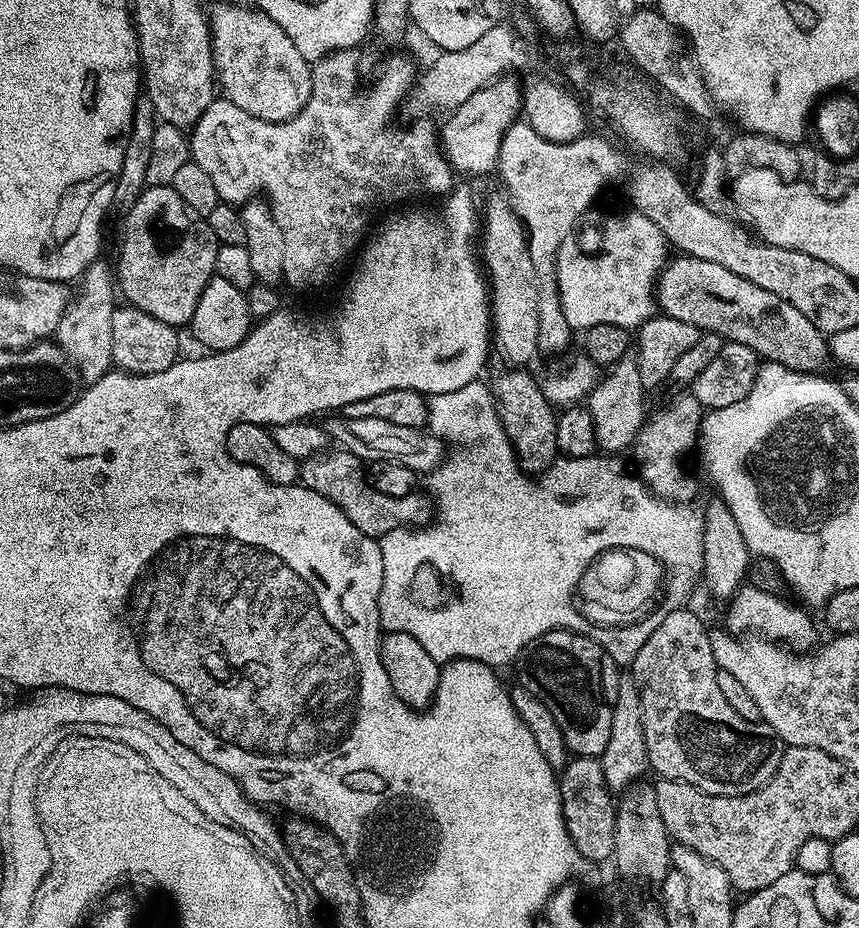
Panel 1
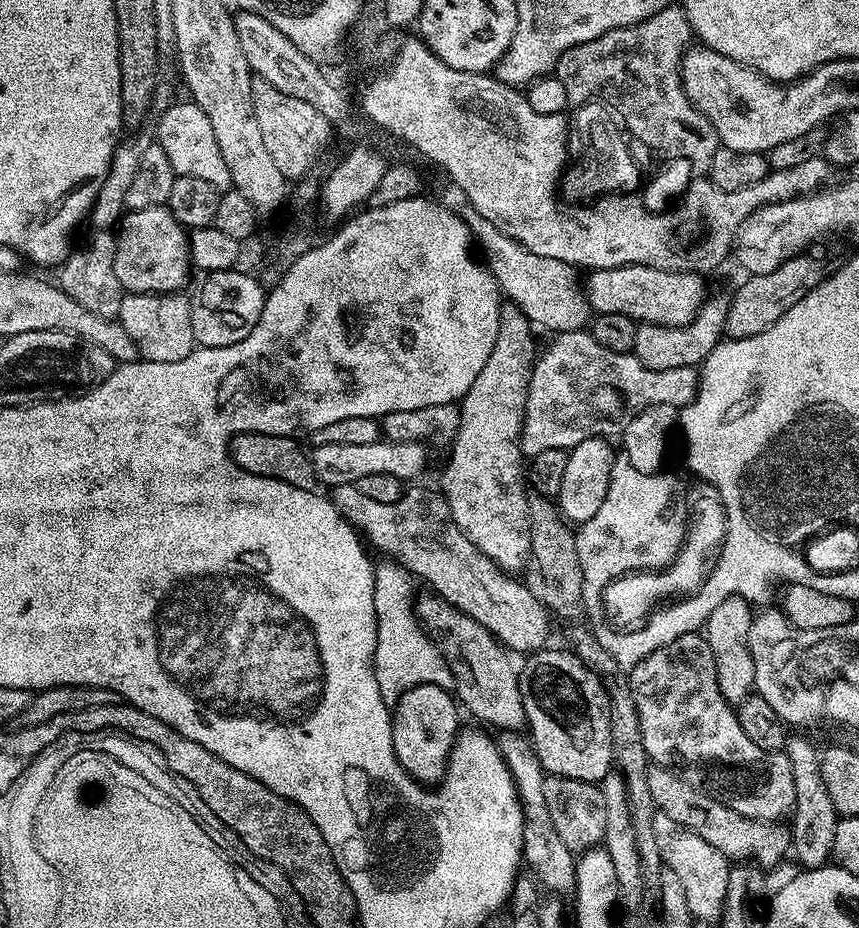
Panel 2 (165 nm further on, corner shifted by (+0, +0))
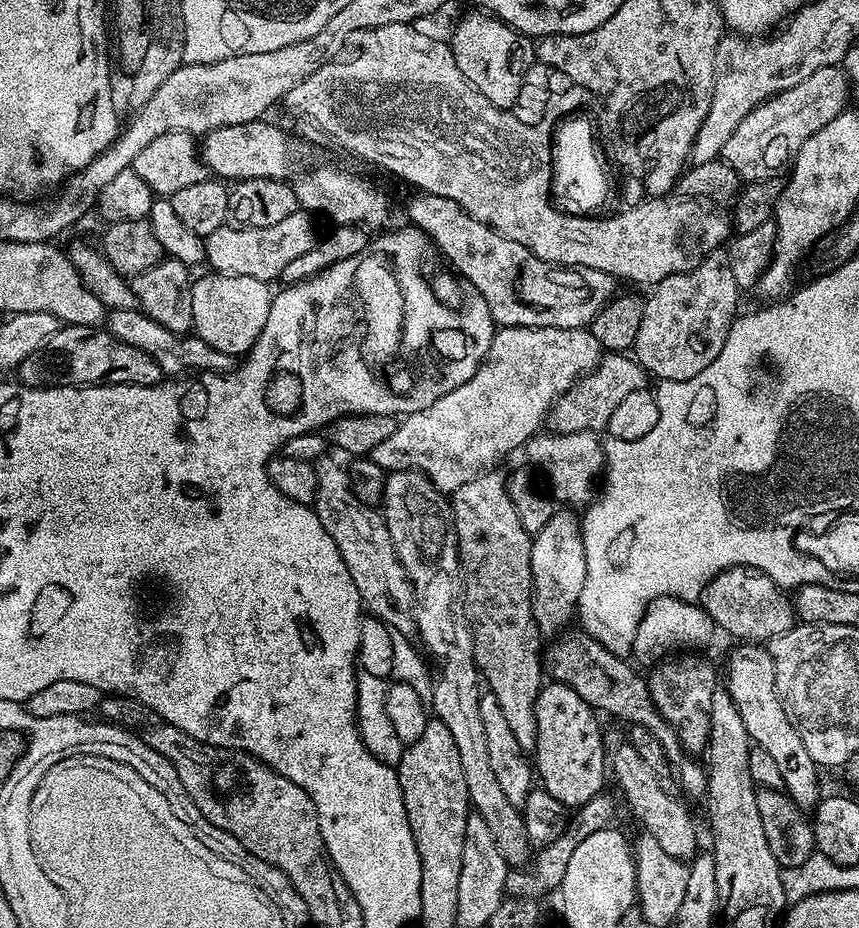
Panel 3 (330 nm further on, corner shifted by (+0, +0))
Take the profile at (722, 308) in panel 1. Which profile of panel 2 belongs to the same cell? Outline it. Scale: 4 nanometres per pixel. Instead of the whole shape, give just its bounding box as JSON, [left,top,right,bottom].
[586,264,706,326]

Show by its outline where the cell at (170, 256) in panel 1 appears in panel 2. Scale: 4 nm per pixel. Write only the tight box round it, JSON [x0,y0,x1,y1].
[114,205,192,293]

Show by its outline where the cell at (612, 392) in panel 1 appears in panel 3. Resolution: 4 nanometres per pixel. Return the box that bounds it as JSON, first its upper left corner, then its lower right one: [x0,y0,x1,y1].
[532,510,586,634]

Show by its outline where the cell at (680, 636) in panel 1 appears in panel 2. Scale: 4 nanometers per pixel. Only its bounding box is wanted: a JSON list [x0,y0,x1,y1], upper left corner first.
[628,632,796,821]

